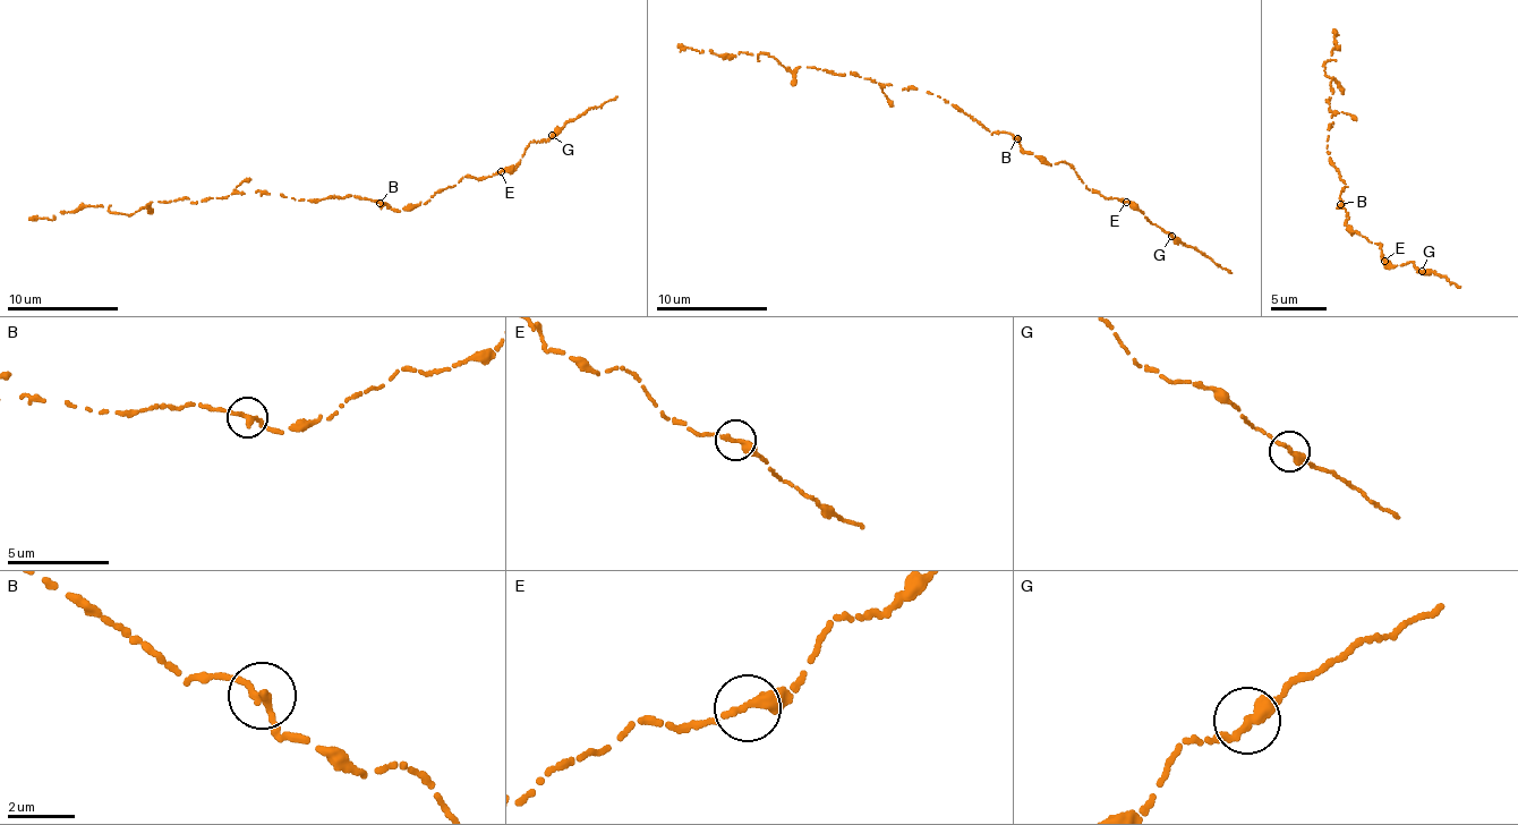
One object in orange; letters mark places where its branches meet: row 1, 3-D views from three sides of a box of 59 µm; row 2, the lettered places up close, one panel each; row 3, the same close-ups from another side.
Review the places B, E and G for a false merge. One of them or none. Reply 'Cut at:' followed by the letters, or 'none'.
Cut at: none

